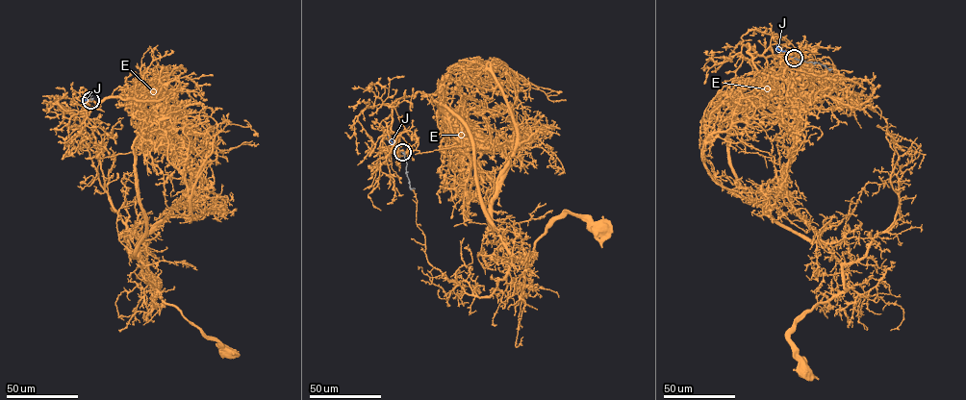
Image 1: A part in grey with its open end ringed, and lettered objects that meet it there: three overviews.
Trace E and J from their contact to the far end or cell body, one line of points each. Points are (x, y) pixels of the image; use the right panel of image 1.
E: (794, 59), (766, 58), (761, 98), (795, 140), (792, 208), (840, 264), (846, 290), (795, 325), (802, 372)
J: (794, 58), (779, 50), (777, 44)

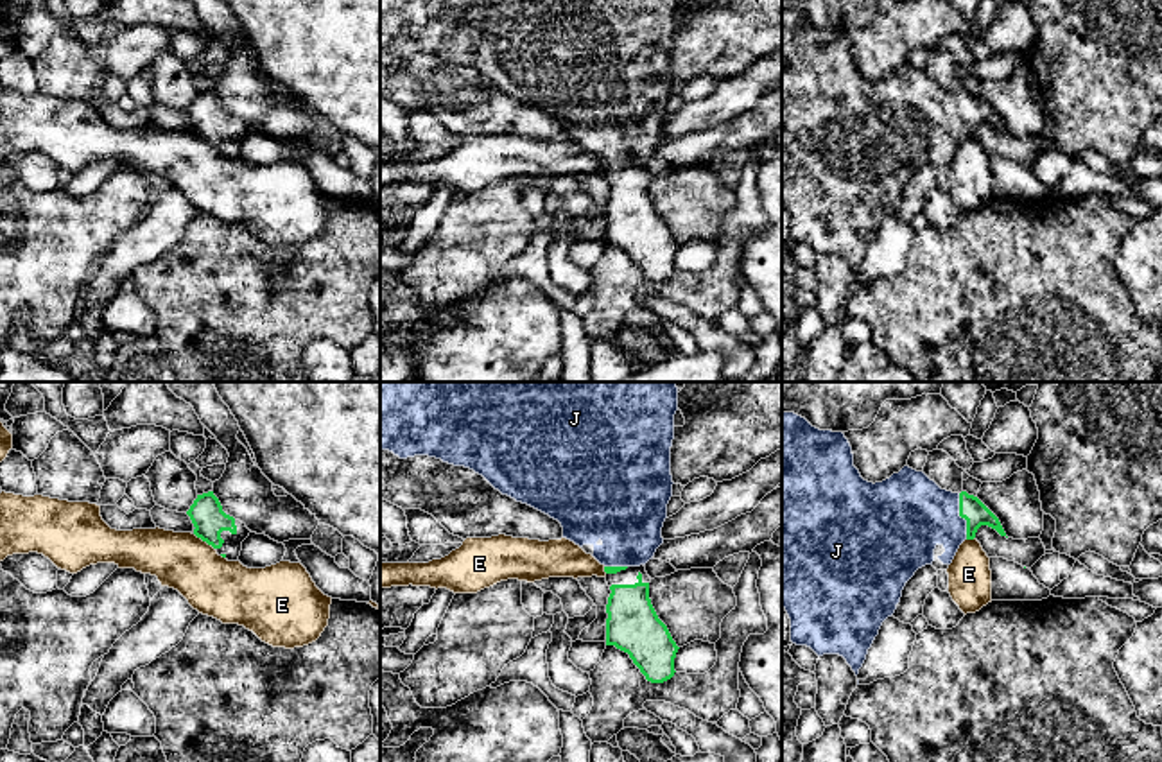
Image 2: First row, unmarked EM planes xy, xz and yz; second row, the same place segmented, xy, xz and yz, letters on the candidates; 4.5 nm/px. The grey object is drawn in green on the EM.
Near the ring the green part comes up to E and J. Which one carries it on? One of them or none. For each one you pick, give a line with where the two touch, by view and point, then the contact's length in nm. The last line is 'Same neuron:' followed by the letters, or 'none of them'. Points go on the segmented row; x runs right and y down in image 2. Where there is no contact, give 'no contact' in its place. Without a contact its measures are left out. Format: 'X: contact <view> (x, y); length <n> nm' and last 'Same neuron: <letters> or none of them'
J: contact yz (962, 517); length 220 nm
Same neuron: J

